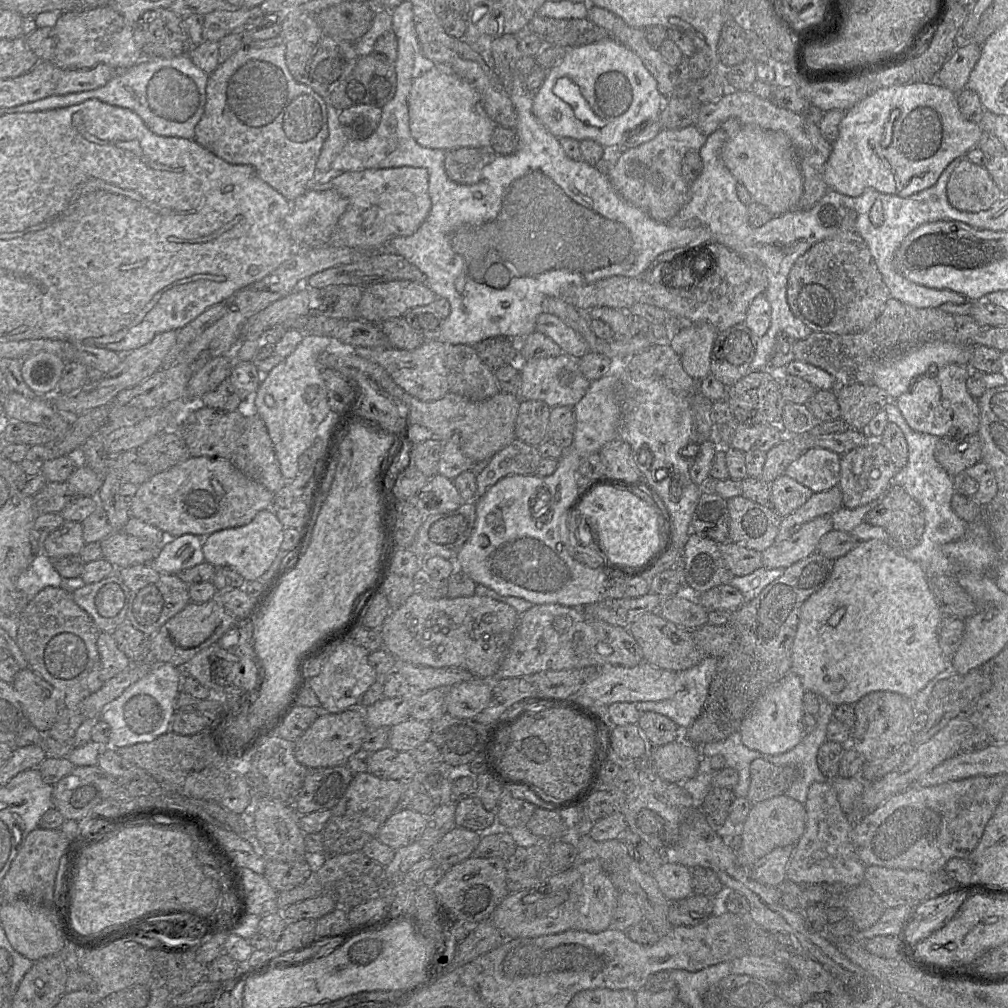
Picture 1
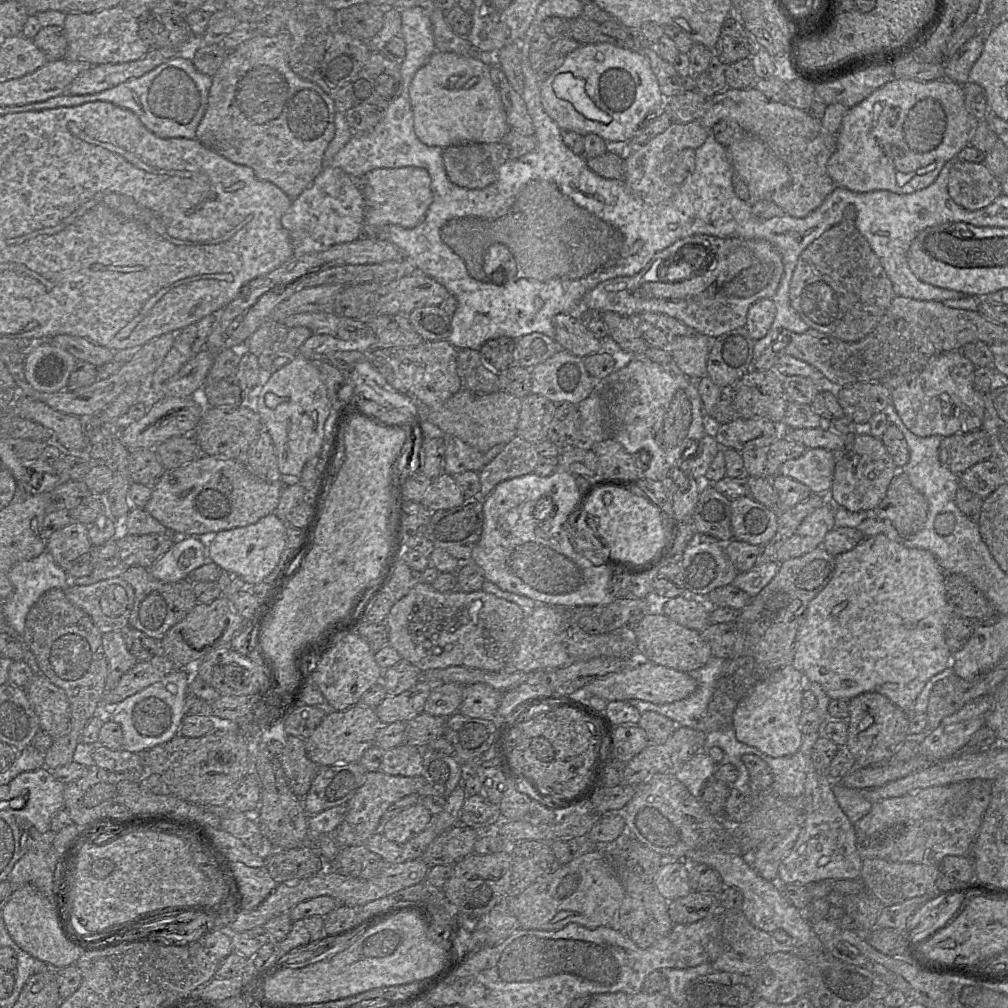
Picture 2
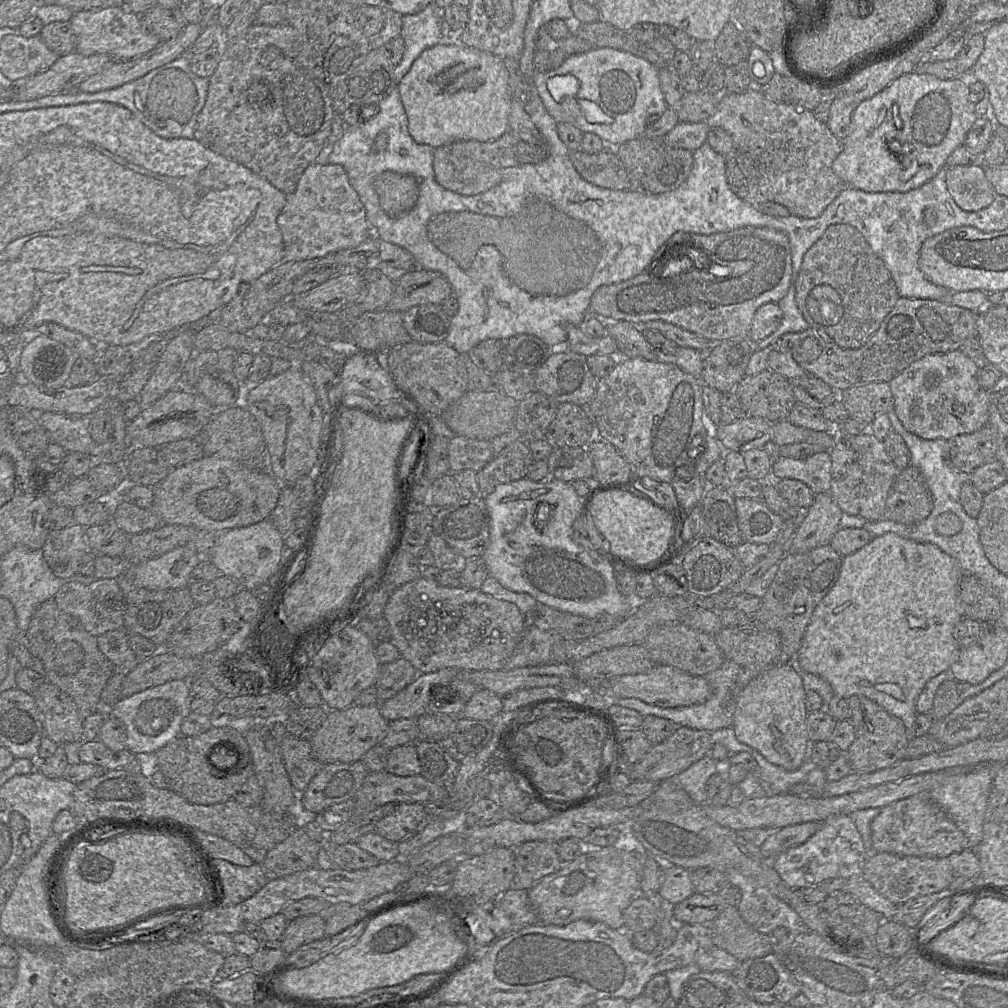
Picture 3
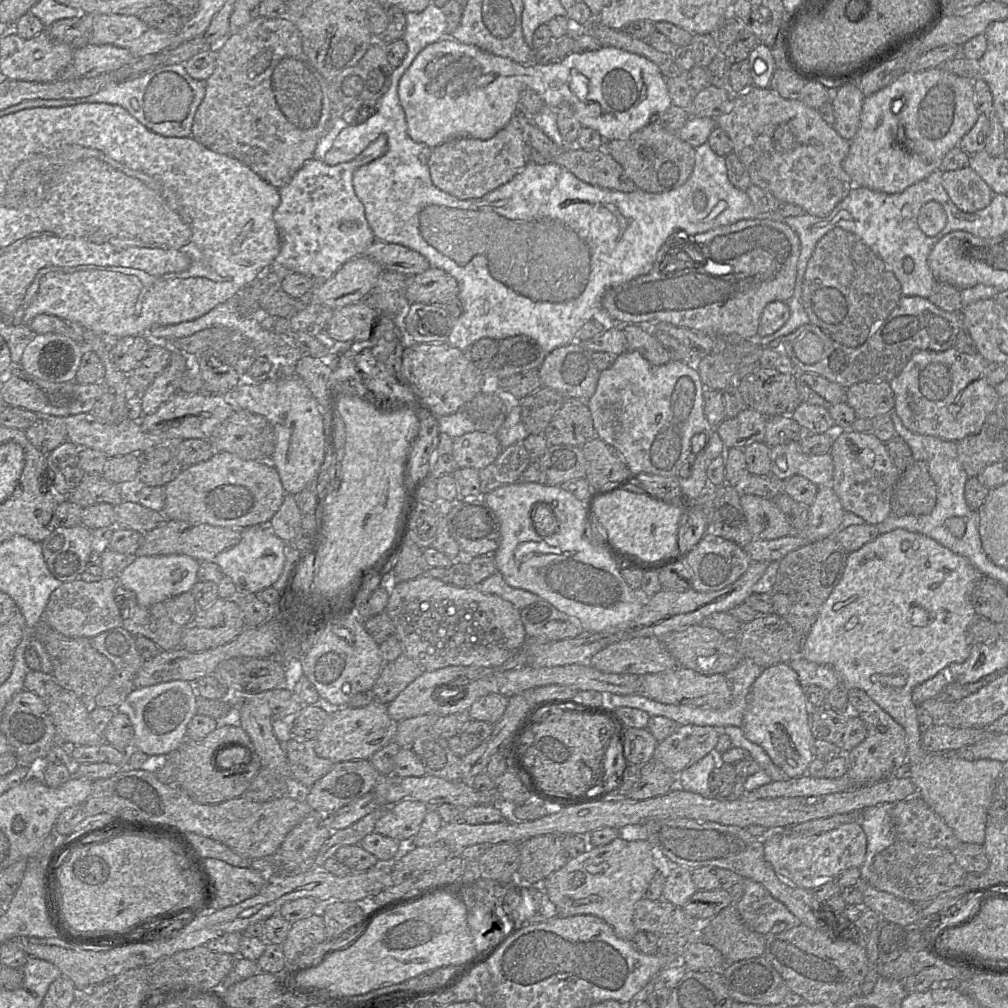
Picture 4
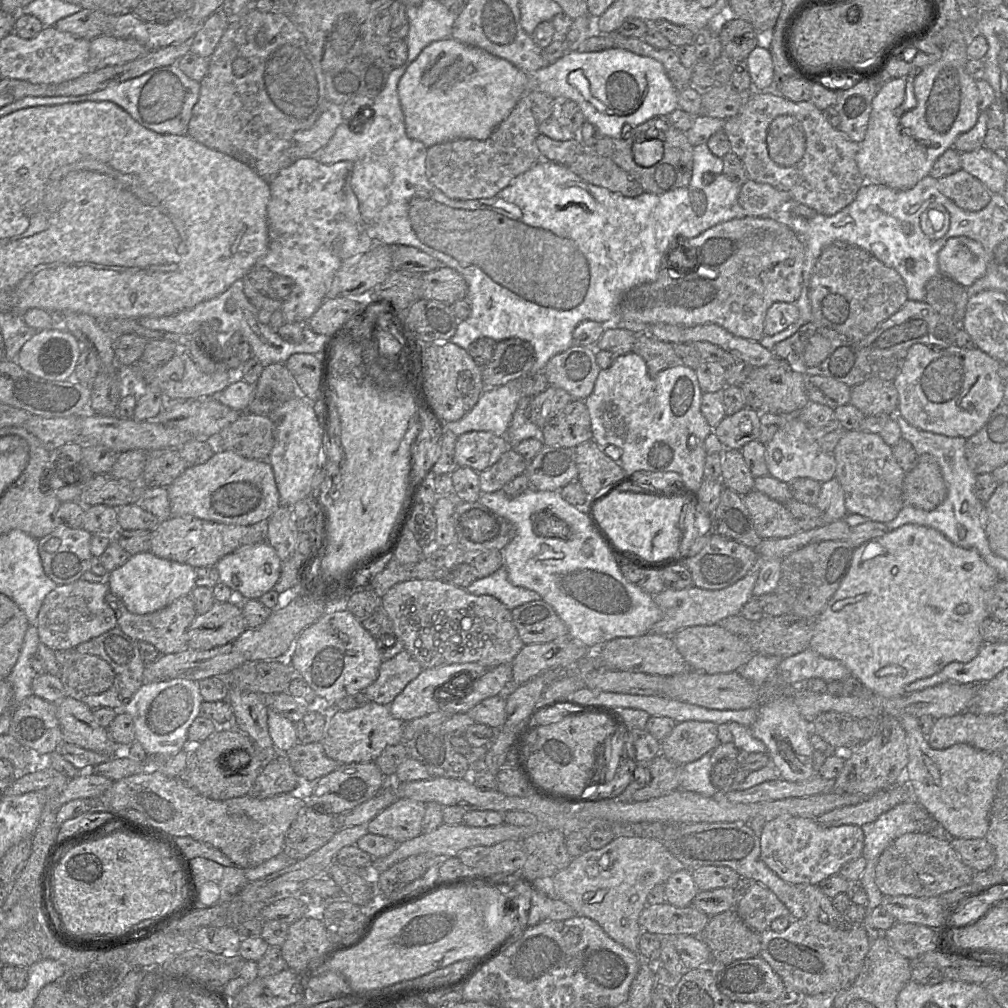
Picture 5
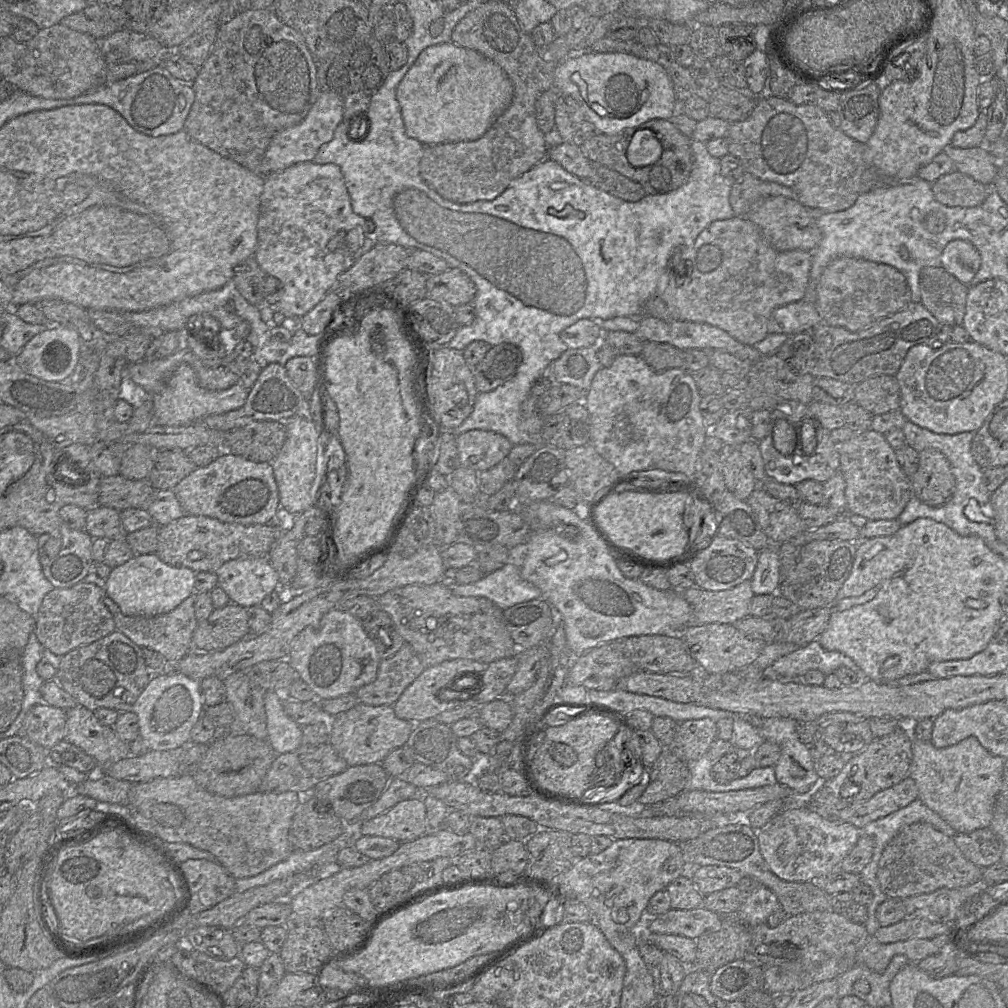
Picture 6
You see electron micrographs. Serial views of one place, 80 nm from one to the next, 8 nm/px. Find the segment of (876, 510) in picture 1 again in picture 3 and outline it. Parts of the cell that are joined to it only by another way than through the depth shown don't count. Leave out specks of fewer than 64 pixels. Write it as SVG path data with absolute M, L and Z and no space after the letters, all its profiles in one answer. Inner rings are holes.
M913 465L898 471L888 492L882 520L906 526L924 521L933 509L933 496L921 471Z

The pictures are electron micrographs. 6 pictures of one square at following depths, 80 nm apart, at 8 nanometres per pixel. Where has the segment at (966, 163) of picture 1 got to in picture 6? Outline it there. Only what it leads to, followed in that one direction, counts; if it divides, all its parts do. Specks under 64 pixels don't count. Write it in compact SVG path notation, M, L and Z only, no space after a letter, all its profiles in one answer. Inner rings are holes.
M953 170L932 183L935 199L949 207L975 207L983 203L990 189L969 175Z

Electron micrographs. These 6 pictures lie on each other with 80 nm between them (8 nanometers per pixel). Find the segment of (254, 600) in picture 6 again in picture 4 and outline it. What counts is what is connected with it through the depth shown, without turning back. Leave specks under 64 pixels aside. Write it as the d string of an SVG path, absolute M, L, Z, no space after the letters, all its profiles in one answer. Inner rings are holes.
M255 526L242 530L240 541L219 553L213 560L222 574L229 577L239 593L252 593L271 587L282 573L286 544L268 526Z

